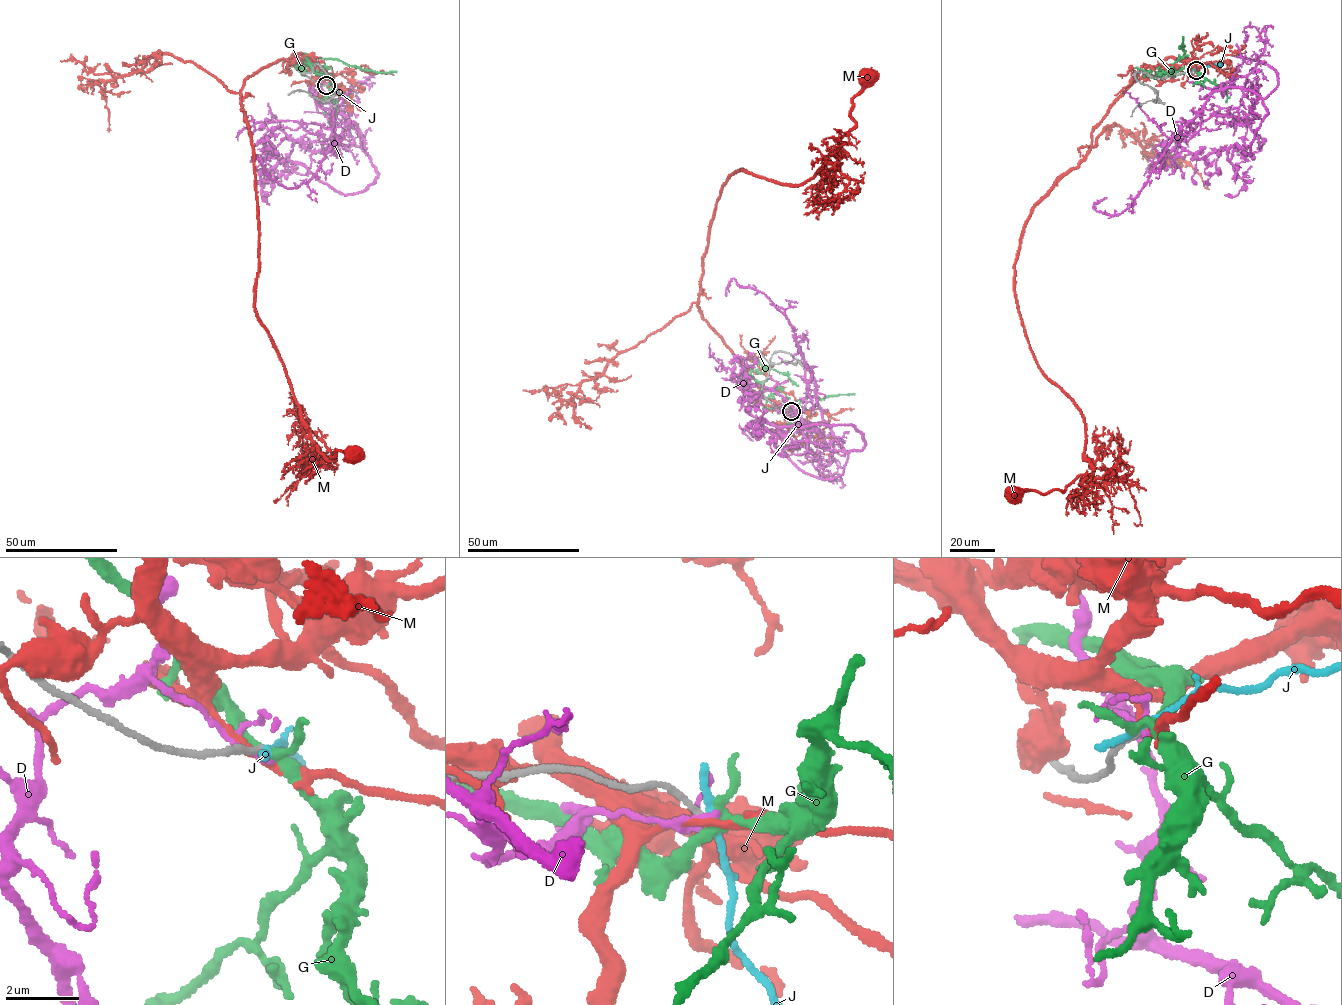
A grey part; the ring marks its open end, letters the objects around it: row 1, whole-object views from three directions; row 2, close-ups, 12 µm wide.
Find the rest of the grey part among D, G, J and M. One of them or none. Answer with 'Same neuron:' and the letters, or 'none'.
Same neuron: none

